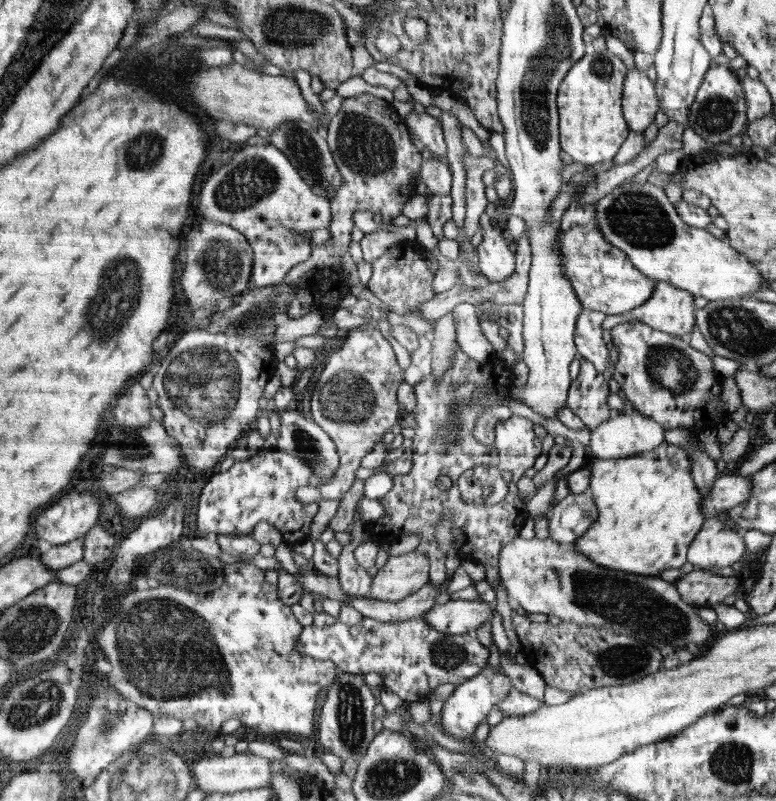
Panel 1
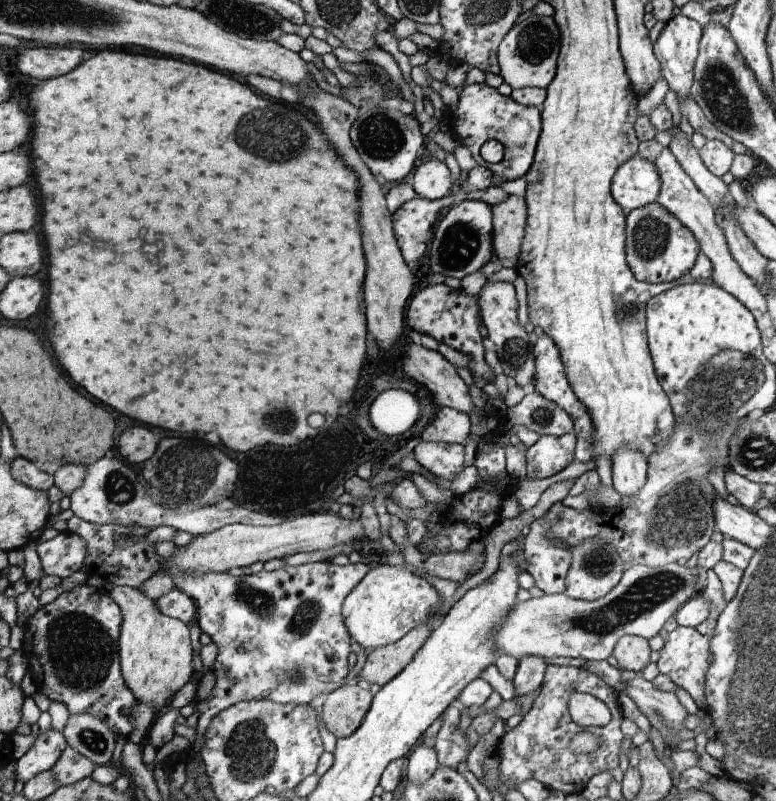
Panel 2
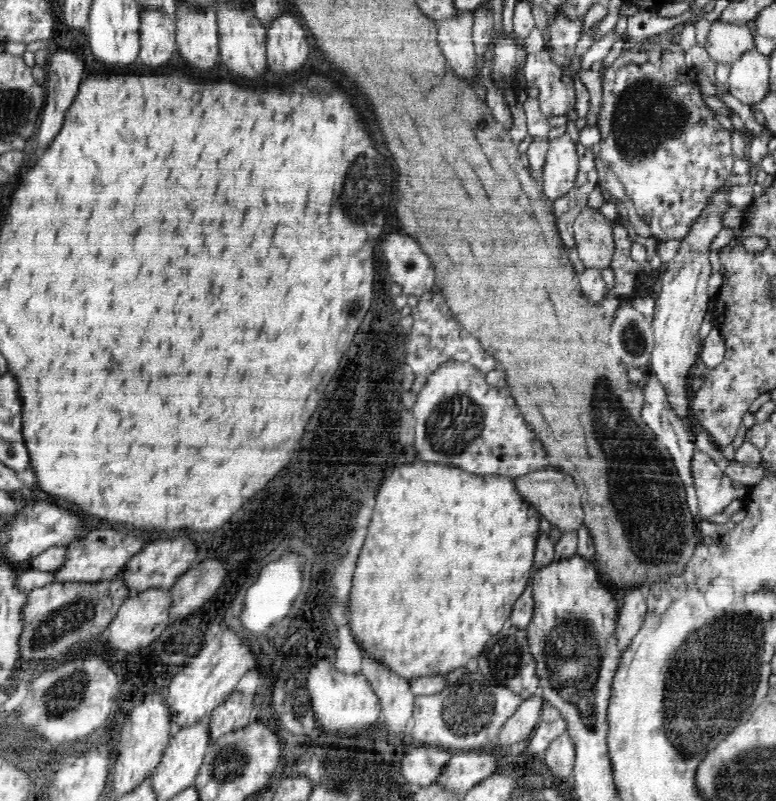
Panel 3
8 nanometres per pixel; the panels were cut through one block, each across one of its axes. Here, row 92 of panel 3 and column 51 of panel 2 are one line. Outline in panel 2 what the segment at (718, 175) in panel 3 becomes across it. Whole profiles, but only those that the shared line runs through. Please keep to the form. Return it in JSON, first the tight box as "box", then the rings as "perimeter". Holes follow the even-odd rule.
{"box":[23,585,137,741],"perimeter":[[[88,585],[62,592],[54,602],[40,607],[34,616],[25,622],[25,645],[23,655],[28,658],[28,671],[31,673],[37,689],[50,701],[66,705],[70,714],[92,714],[104,720],[114,731],[115,741],[125,740],[134,730],[132,710],[136,708],[137,698],[126,686],[121,674],[118,654],[118,636],[120,636],[122,612],[117,602],[103,589]]]}

